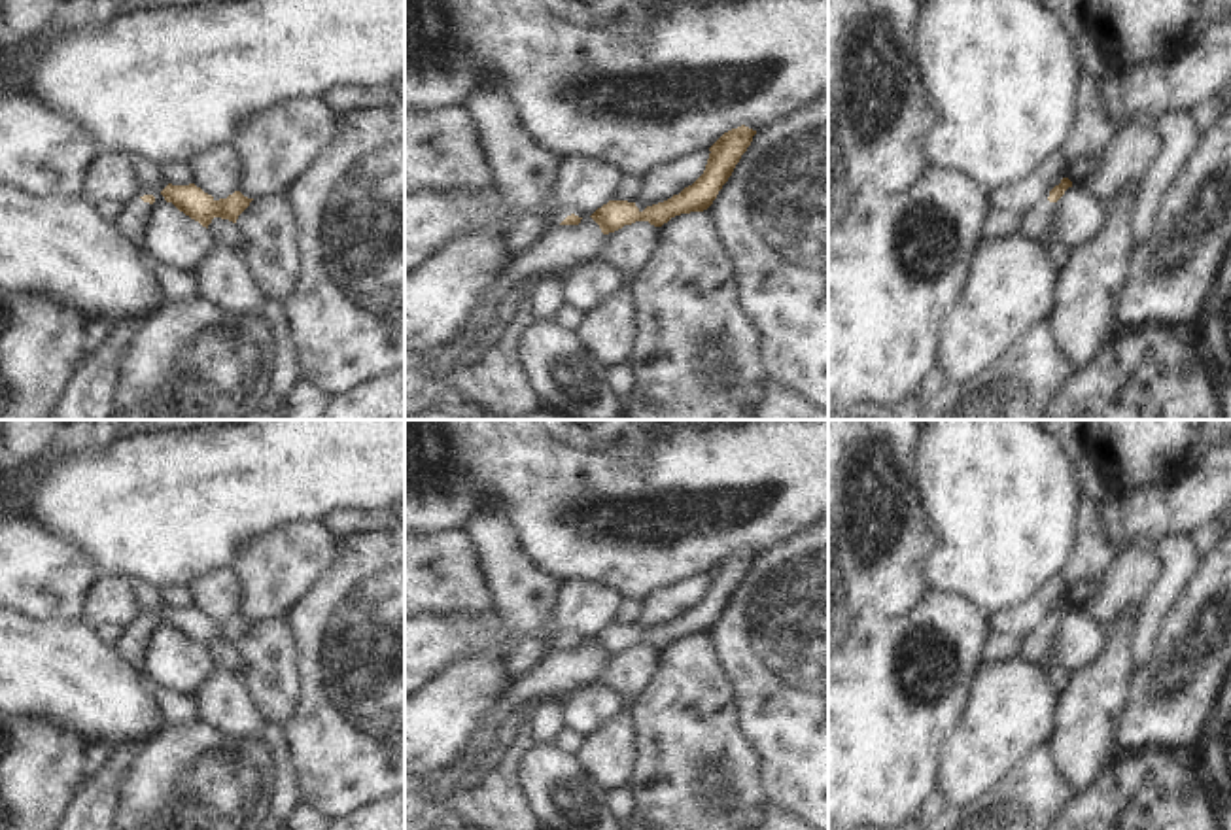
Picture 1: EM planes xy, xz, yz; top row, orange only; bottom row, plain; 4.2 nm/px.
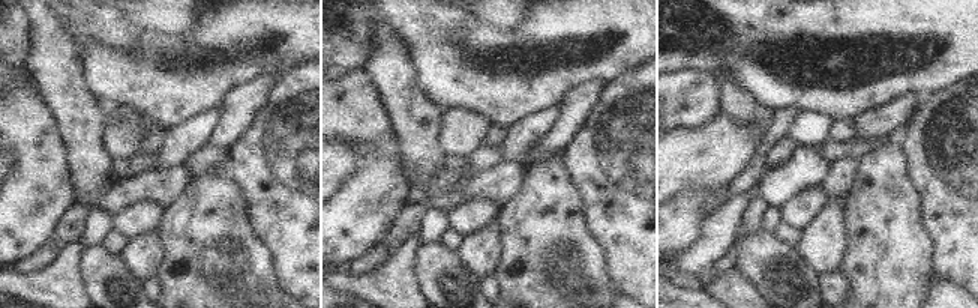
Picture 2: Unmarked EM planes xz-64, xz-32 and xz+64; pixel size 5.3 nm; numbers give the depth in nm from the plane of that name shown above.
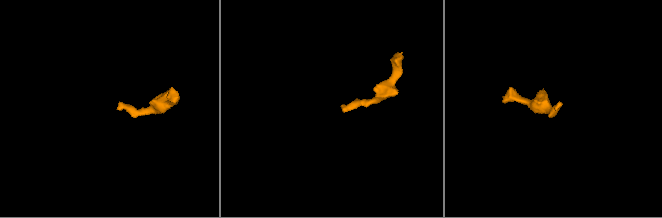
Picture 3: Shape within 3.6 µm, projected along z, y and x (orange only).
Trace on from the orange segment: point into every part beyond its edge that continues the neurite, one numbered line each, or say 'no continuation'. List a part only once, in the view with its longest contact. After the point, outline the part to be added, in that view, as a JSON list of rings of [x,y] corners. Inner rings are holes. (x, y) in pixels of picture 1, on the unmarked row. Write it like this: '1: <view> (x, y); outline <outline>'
1: xy (131, 647); outline [[[134,622],[123,630],[121,639],[115,643],[115,652],[132,667],[142,669],[144,654],[147,648],[149,633],[153,628]]]

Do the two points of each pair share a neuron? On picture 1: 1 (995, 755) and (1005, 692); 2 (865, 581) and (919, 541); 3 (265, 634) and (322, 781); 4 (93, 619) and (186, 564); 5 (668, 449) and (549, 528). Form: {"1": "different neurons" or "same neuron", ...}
{"1": "same neuron", "2": "same neuron", "3": "different neurons", "4": "different neurons", "5": "same neuron"}

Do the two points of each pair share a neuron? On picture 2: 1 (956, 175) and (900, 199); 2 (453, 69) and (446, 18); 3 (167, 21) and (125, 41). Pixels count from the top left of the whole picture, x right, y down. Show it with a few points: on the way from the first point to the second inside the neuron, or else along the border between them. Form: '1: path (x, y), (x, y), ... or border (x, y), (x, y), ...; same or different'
1: border (903, 158), (918, 196), (924, 226); different
2: path (438, 54), (429, 45), (431, 24); same
3: path (156, 21), (144, 21), (135, 30); same

